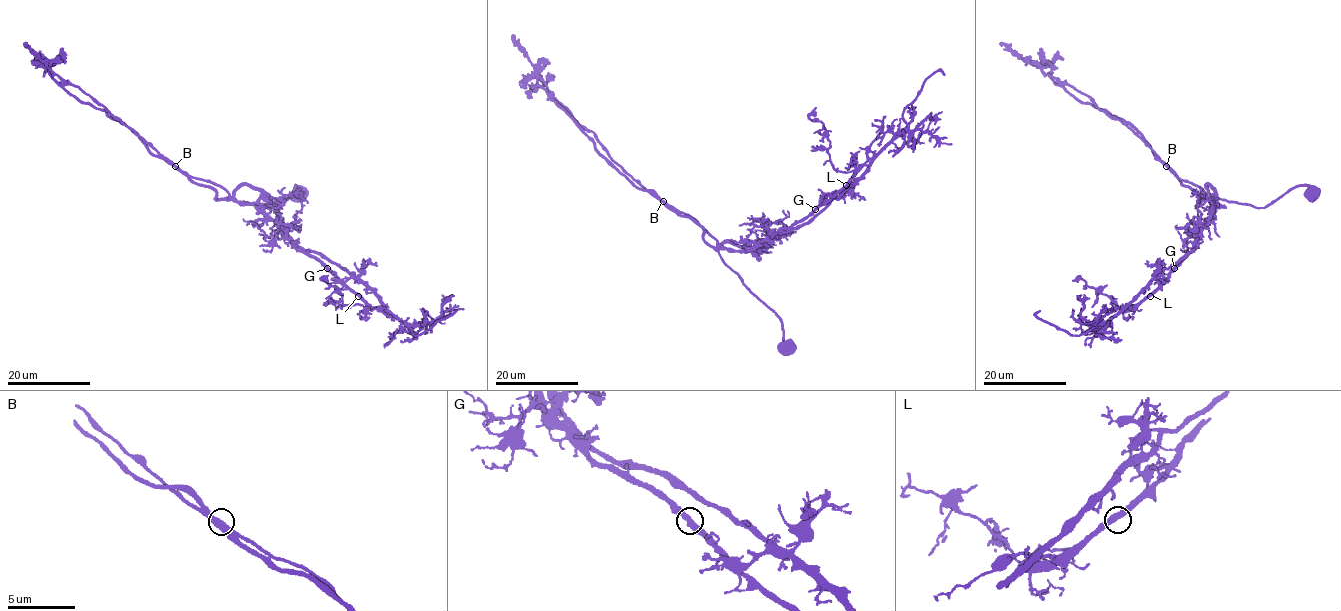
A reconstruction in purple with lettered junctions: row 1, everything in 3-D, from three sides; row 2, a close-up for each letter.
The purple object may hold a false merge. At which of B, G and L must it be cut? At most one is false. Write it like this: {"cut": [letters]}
{"cut": ["B"]}

